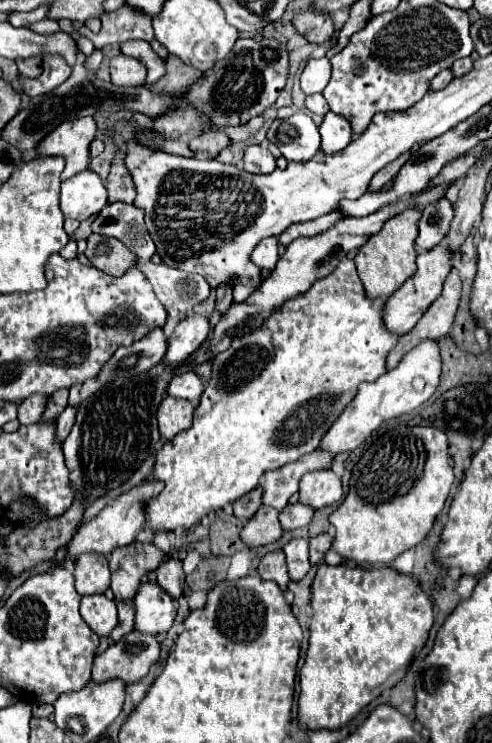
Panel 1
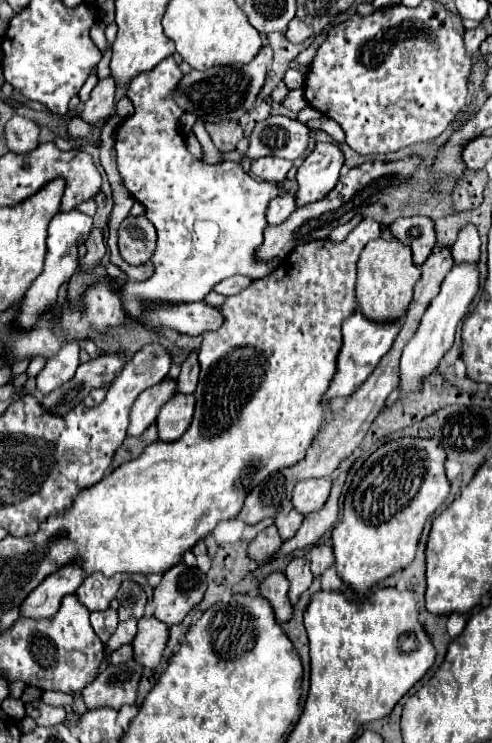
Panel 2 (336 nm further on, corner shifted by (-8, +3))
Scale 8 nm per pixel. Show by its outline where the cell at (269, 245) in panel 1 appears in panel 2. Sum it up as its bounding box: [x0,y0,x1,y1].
[266,191,296,225]

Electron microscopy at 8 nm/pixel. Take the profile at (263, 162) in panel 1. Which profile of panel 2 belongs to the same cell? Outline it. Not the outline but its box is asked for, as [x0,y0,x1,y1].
[250,157,292,183]

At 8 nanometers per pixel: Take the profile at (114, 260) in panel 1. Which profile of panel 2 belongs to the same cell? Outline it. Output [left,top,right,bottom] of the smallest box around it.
[118,215,156,265]

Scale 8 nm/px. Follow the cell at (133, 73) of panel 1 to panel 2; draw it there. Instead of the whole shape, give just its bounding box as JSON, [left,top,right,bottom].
[82,77,116,123]

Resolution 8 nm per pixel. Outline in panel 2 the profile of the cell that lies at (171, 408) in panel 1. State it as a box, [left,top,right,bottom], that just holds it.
[156,395,194,441]

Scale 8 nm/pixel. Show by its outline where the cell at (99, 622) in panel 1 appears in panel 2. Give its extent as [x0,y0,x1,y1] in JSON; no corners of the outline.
[90,609,118,643]

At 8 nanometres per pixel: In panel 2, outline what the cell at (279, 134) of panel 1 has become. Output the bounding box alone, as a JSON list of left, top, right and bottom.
[246,115,308,161]

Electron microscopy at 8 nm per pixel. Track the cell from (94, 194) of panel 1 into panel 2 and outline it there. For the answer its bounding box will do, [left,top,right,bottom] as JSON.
[14,209,94,331]

